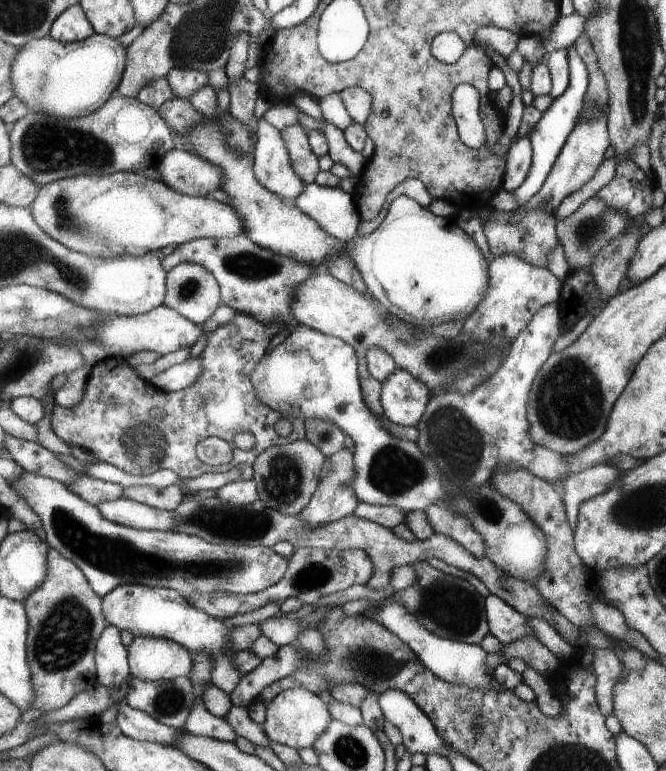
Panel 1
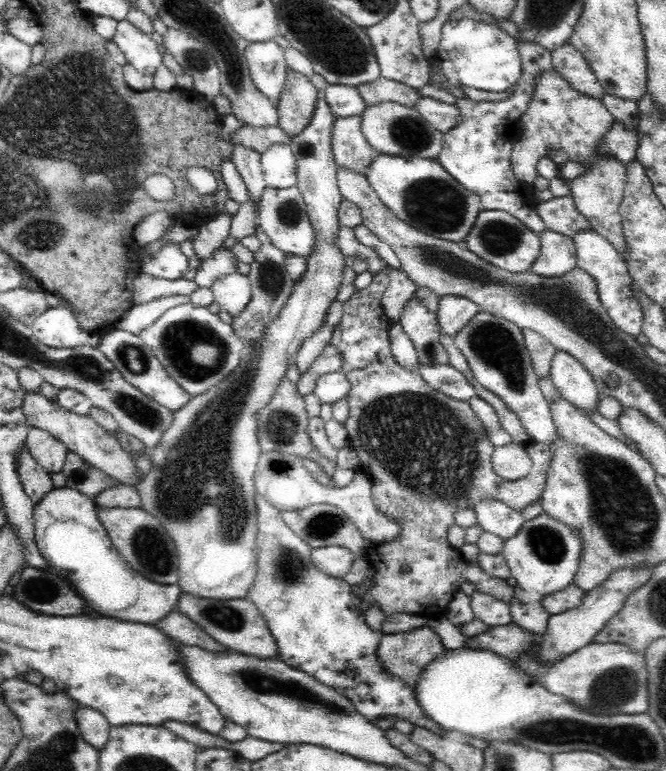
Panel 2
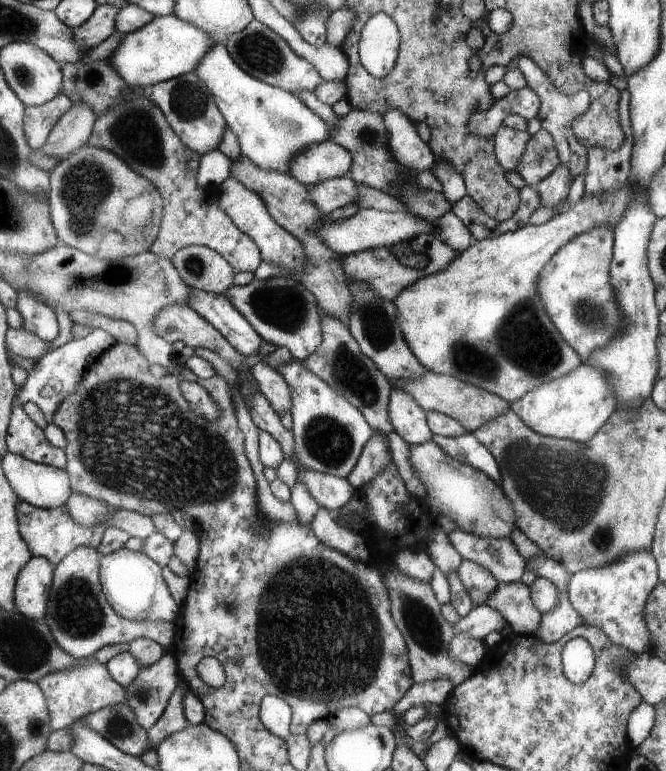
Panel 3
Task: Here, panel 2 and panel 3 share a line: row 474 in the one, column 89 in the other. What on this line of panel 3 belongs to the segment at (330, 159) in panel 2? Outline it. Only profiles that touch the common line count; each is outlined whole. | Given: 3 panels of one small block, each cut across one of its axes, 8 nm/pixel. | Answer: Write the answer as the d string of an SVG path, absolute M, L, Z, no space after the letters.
M84 145L73 155L63 159L59 166L50 172L50 202L60 243L97 259L116 260L146 252L156 236L160 235L164 201L161 200L156 186L133 172L129 164L121 160L115 152L105 148Z

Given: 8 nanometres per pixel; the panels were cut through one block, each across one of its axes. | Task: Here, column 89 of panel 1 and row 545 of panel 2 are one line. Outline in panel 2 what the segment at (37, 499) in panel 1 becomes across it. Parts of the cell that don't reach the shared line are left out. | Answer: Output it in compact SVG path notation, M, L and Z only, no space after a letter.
M544 512L532 520L524 521L512 538L506 538L501 553L508 563L512 578L516 579L514 596L509 602L512 623L530 631L536 638L542 637L551 614L544 610L540 602L544 596L564 590L572 584L580 562L580 550L582 541L578 539L578 535Z

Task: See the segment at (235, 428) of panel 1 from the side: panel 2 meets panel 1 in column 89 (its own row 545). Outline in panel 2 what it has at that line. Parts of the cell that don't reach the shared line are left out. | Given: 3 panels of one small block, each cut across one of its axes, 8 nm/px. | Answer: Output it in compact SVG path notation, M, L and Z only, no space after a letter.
M380 272L374 275L372 282L370 282L366 288L357 290L354 292L354 294L352 294L352 296L350 296L350 298L348 298L348 300L346 300L346 302L342 302L342 320L340 320L340 324L333 326L332 332L334 334L331 338L331 344L334 345L334 347L336 347L336 349L340 352L340 355L342 355L343 364L341 367L341 372L346 376L346 379L350 384L350 390L348 390L348 395L346 398L349 407L349 416L348 419L346 419L346 422L343 424L344 427L346 427L349 445L359 456L360 467L362 467L361 473L366 475L373 485L371 488L371 495L376 508L378 508L384 514L391 516L392 518L397 518L397 520L400 520L401 518L401 522L405 524L403 531L399 534L399 537L396 538L396 541L382 543L367 549L369 563L370 566L373 567L375 574L373 576L373 586L365 589L365 591L360 595L361 604L363 604L361 606L362 613L366 614L368 608L375 604L379 607L380 611L382 611L385 616L394 615L396 613L416 615L426 620L436 619L446 615L448 605L450 604L450 600L452 600L452 596L454 596L456 592L460 591L460 584L462 584L464 580L474 584L475 590L478 592L489 594L490 596L494 596L502 602L509 603L510 600L512 600L512 596L514 596L514 587L508 585L505 579L494 578L485 572L482 572L482 570L476 567L476 565L473 563L468 563L465 561L462 558L459 549L455 549L452 547L452 545L450 545L450 543L448 543L448 539L446 538L446 530L448 530L448 526L450 526L450 524L455 523L455 512L457 512L459 509L473 509L474 504L478 504L478 500L482 500L482 498L495 498L496 500L505 502L508 506L510 506L510 508L516 509L518 512L522 512L524 508L529 507L532 503L535 503L543 495L543 490L547 480L548 464L550 464L550 458L552 458L552 455L550 455L550 449L546 443L536 441L531 441L529 444L524 446L526 452L530 456L532 466L531 470L528 472L528 475L524 476L520 480L503 480L495 474L491 461L494 446L490 442L490 439L488 439L488 437L486 437L484 434L482 423L480 422L480 419L474 415L469 402L459 402L458 400L453 400L452 398L445 396L443 392L433 389L430 385L428 385L421 378L421 376L419 376L419 374L415 374L414 372L407 372L394 361L390 351L389 340L389 332L393 324L388 320L388 316L385 315L384 308L382 308L381 305L381 298L387 289L388 283L389 275L386 272Z

